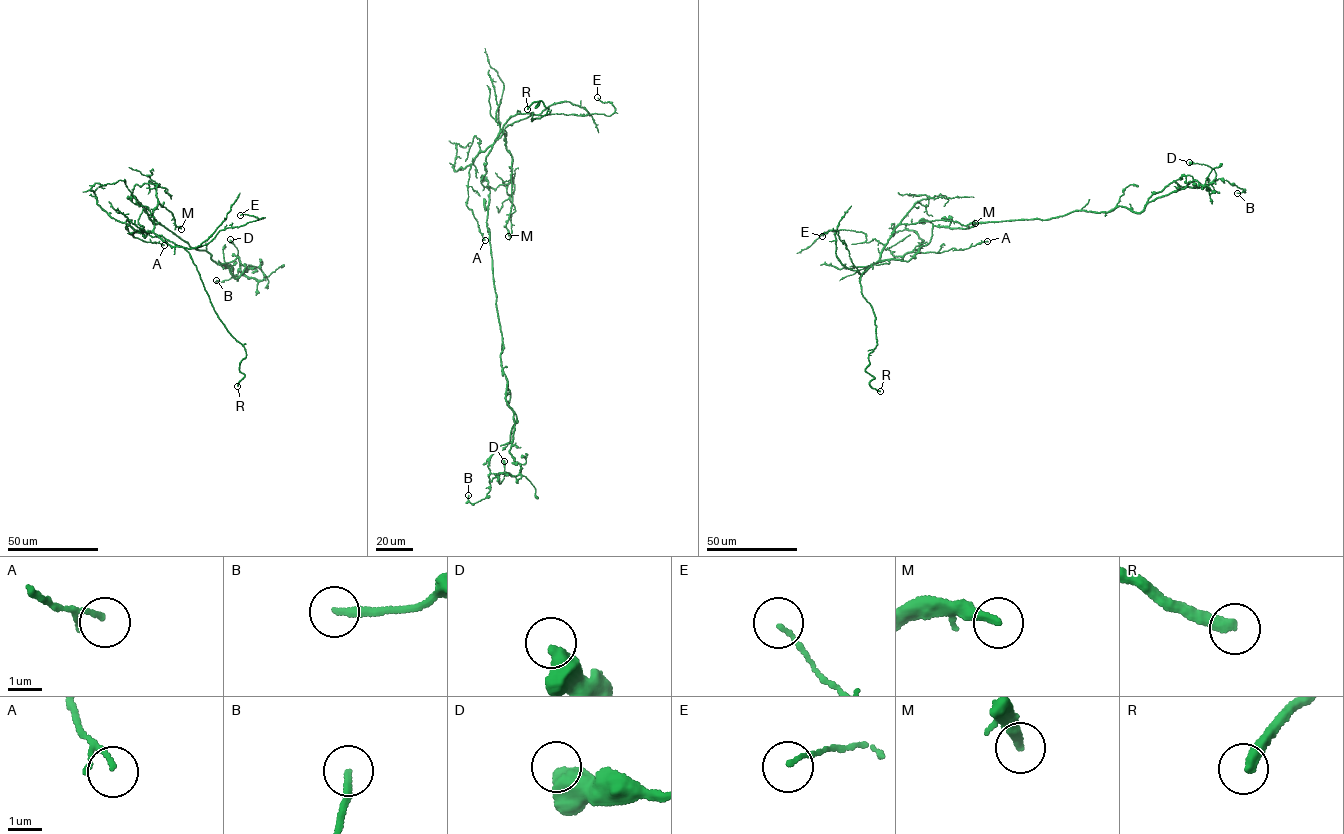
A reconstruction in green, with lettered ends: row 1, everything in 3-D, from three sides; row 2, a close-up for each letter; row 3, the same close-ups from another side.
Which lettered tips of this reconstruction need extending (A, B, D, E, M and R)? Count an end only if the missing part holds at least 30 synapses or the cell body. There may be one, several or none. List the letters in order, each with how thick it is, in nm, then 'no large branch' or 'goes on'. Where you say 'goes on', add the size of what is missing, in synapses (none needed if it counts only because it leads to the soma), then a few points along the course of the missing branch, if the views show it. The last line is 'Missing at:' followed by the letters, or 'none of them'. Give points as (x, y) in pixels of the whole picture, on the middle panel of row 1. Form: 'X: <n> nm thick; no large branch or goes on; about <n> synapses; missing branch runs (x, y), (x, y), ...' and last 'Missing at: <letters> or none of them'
A: 100 nm thick; no large branch
B: 190 nm thick; no large branch
D: 550 nm thick; no large branch
E: 130 nm thick; no large branch
M: 280 nm thick; no large branch
R: 360 nm thick; goes on
Missing at: R

